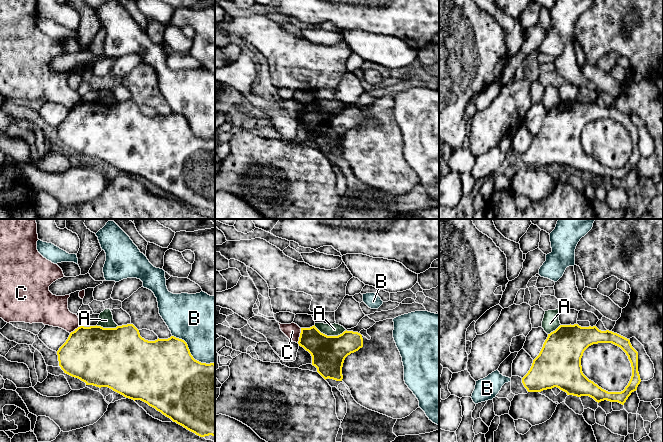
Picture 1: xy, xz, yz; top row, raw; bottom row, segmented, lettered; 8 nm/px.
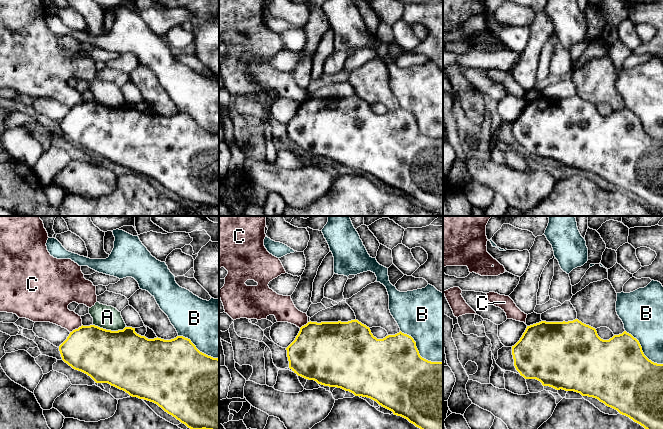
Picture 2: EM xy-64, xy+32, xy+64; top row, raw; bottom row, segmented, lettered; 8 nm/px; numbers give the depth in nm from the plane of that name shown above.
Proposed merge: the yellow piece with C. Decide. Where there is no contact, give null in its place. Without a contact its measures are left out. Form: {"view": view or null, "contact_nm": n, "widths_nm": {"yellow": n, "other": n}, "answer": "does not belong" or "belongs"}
{"view": "xz", "contact_nm": 120, "widths_nm": {"yellow": 260, "other": 120}, "answer": "does not belong"}

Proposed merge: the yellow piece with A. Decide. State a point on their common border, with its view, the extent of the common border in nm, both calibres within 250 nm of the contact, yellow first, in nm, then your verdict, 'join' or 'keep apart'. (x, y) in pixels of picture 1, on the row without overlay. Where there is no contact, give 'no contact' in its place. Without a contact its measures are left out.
xz (330, 112) | 260 nm | 280/100 nm | keep apart

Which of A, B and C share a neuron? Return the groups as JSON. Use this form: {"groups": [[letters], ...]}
{"groups": [["A", "C"], ["B"]]}

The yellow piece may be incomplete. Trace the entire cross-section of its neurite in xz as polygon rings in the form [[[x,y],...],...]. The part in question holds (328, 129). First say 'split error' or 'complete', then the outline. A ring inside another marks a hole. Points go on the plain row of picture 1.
complete; [[[314,101],[301,104],[298,120],[311,130],[312,141],[325,156],[342,157],[344,136],[363,123],[363,114],[360,109],[347,106],[338,112],[327,112]]]

